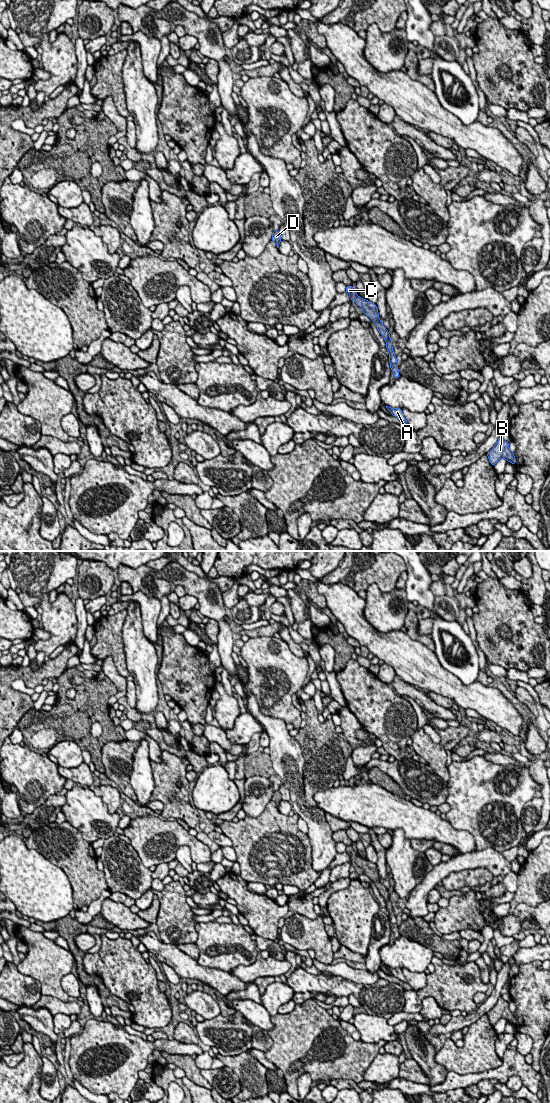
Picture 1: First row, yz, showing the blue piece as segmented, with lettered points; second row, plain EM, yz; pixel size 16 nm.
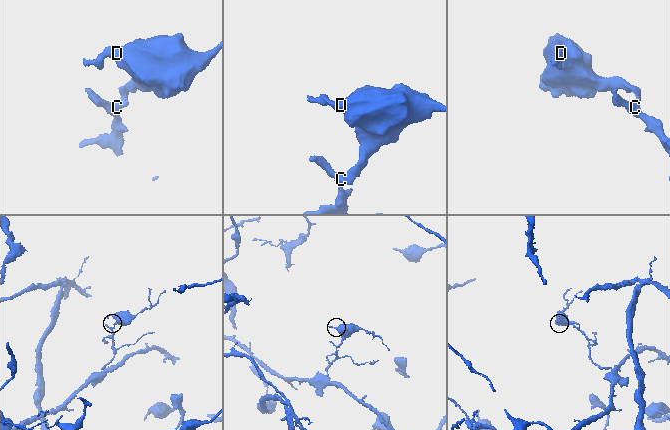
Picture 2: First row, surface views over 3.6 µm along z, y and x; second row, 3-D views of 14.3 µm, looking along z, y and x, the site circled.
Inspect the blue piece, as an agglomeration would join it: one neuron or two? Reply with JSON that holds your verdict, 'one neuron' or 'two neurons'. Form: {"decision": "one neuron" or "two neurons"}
{"decision": "one neuron"}

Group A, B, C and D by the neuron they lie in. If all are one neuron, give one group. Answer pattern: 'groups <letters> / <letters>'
groups A B C D

